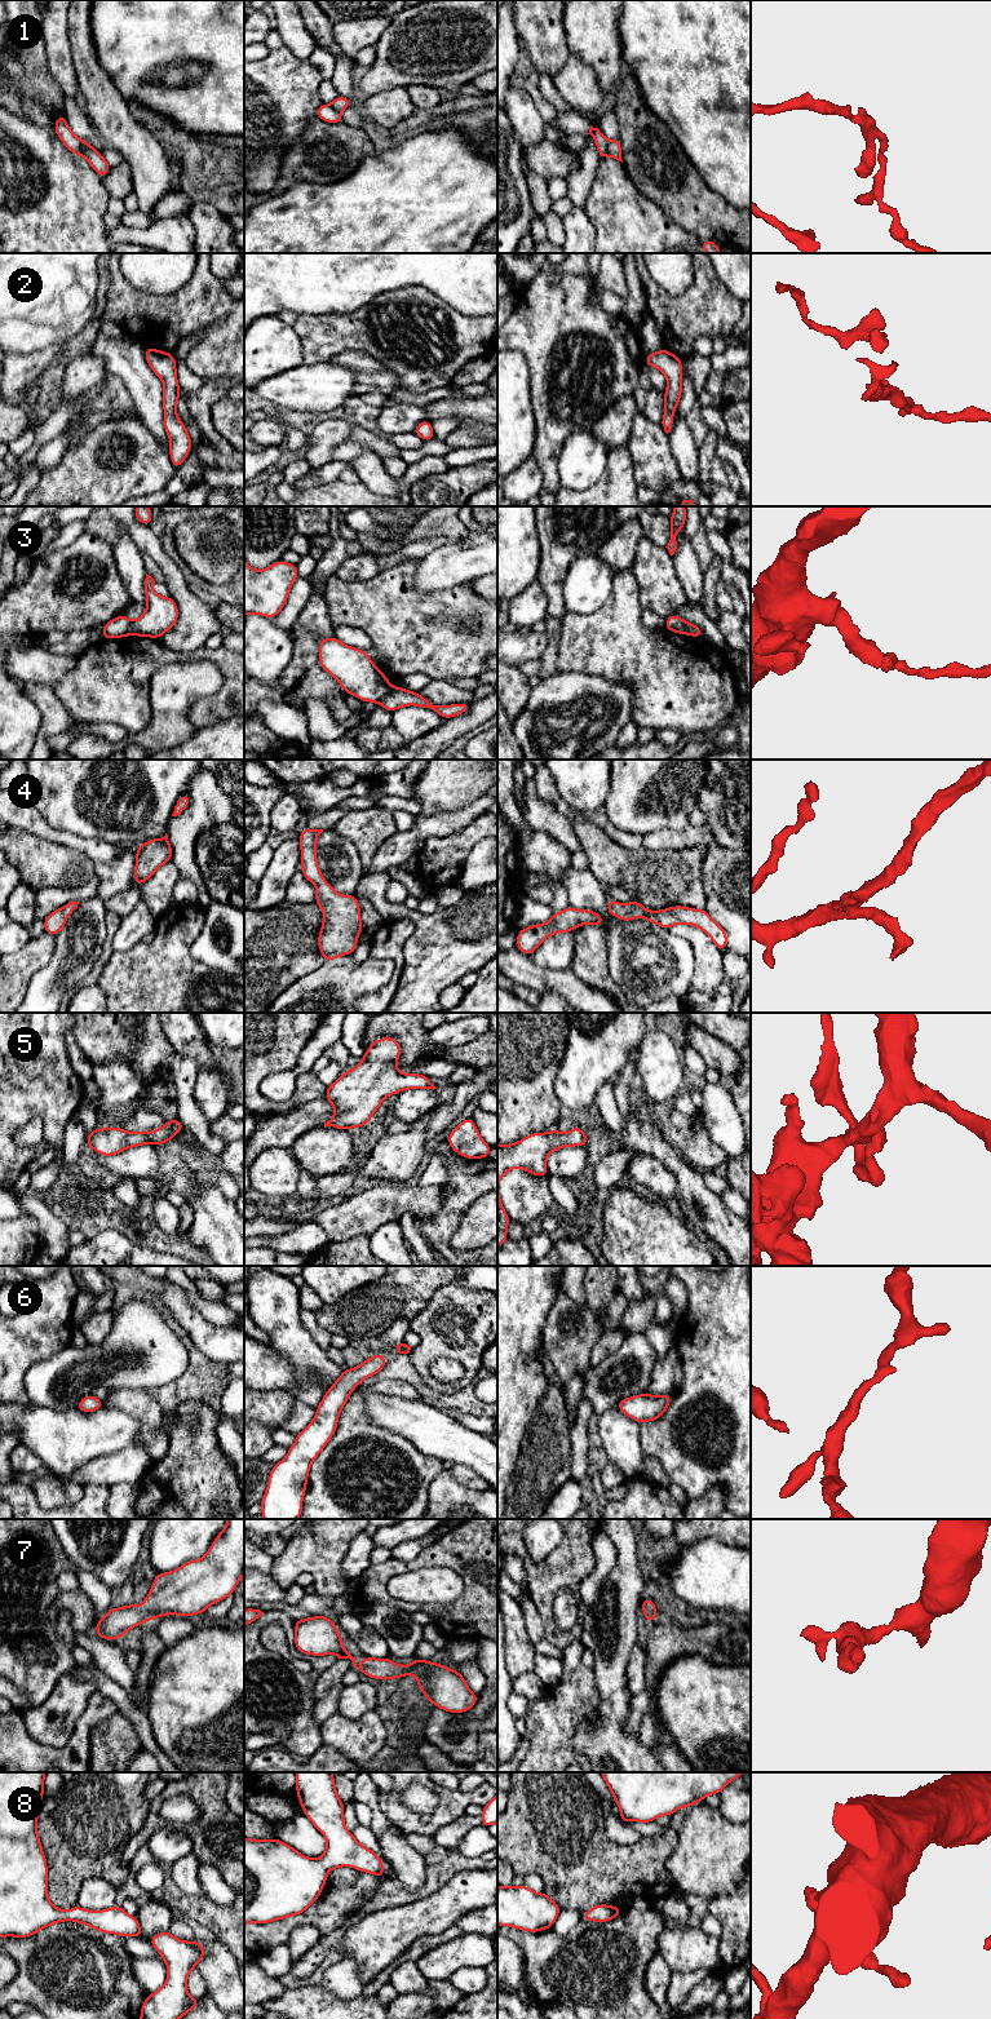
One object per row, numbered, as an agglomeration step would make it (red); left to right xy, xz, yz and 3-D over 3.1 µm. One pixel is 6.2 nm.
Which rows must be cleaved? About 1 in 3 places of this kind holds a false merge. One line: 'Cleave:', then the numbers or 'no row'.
Cleave: 3

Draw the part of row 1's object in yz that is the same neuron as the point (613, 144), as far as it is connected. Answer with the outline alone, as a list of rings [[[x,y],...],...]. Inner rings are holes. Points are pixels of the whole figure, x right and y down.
[[[592,125],[588,134],[590,134],[593,140],[596,141],[600,159],[606,158],[606,156],[612,156],[614,159],[623,163],[621,145],[620,145],[619,138],[609,141],[598,128],[593,128]]]

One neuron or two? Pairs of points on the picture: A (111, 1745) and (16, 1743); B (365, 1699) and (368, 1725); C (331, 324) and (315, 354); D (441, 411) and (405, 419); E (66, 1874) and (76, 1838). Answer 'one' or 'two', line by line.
A: two
B: two
C: one
D: two
E: one

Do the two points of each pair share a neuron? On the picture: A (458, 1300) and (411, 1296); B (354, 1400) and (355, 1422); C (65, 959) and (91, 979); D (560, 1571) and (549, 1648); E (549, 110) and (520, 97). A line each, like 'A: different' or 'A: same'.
A: different
B: same
C: different
D: different
E: different

